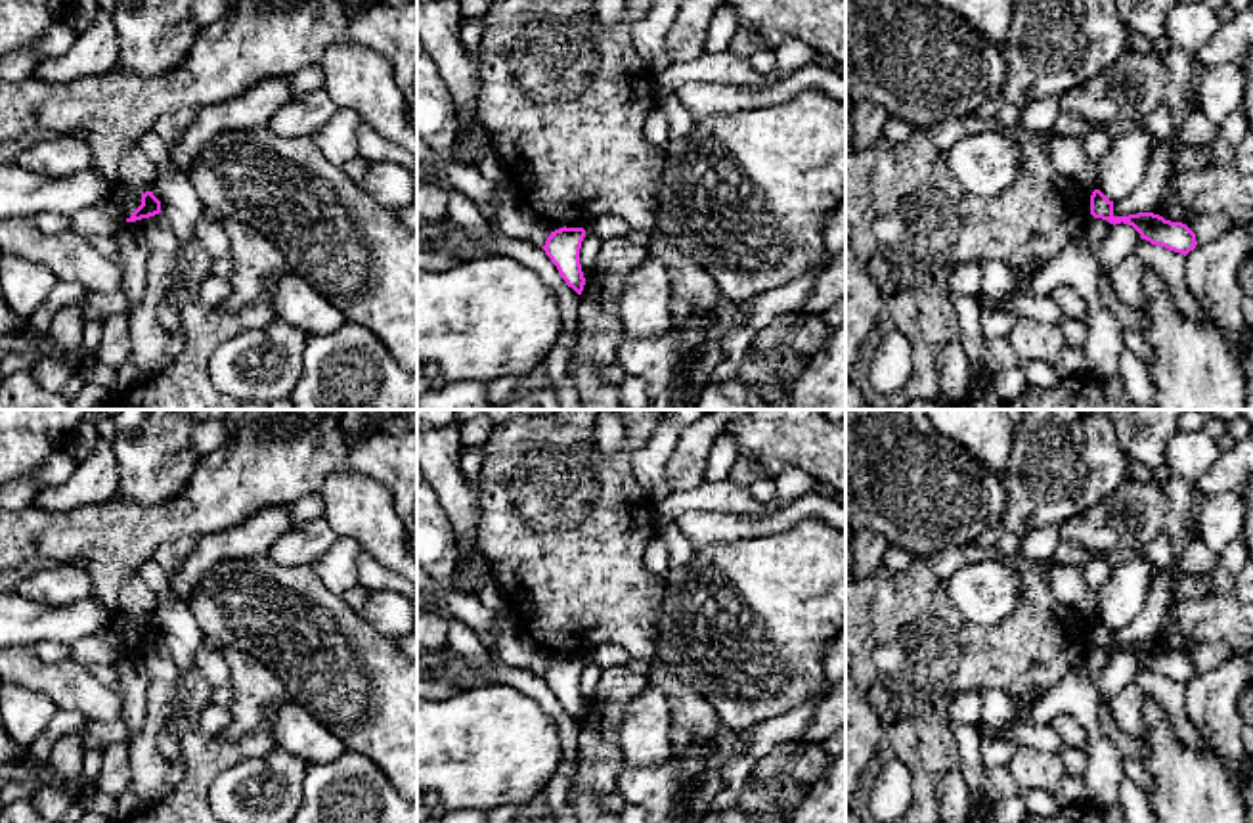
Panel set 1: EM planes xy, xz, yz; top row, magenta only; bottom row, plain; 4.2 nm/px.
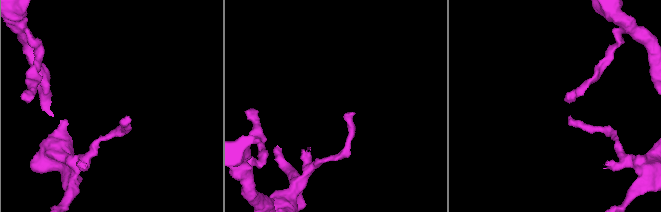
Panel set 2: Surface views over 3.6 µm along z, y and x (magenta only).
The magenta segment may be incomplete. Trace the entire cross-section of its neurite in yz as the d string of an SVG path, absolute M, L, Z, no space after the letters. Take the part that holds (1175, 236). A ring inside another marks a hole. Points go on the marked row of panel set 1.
M1094 189L1090 195L1090 214L1108 220L1113 226L1121 222L1129 224L1152 245L1161 245L1184 256L1198 245L1196 234L1182 222L1171 222L1154 212L1115 216L1113 201L1110 201L1100 189Z

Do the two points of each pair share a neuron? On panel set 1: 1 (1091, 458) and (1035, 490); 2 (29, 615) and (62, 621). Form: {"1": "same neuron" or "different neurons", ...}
{"1": "same neuron", "2": "same neuron"}

